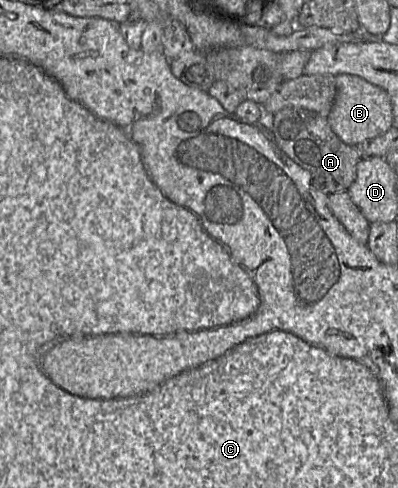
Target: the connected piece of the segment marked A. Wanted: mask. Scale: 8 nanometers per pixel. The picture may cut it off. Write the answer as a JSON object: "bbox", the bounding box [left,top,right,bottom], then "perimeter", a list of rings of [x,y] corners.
{"bbox":[271,107,361,195],"perimeter":[[[285,107],[273,113],[271,131],[280,150],[307,170],[327,195],[347,191],[356,178],[361,148],[344,143],[331,129],[328,118],[317,112]]]}

